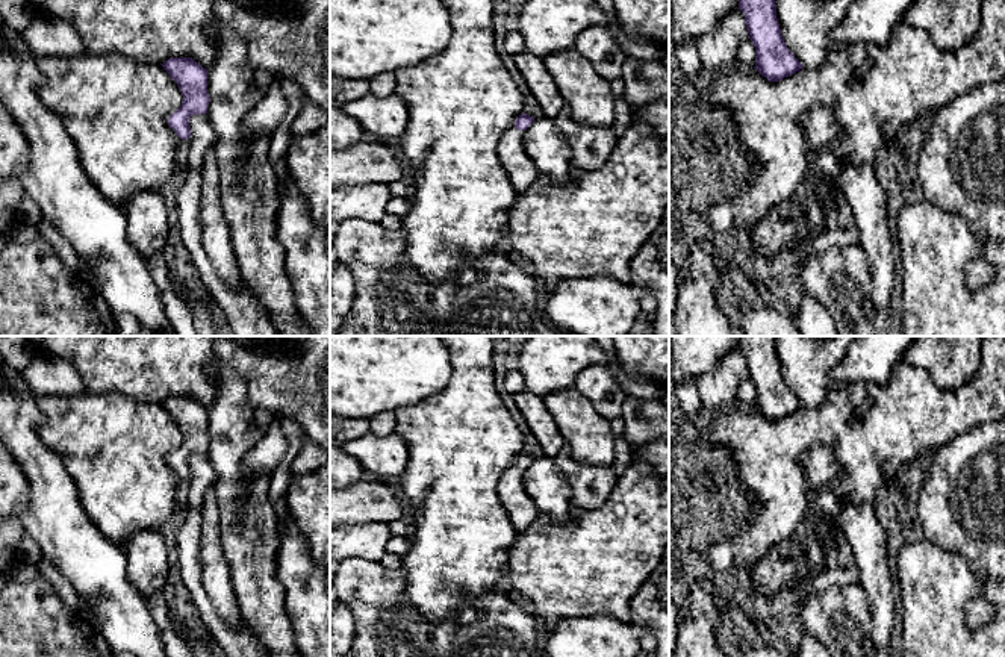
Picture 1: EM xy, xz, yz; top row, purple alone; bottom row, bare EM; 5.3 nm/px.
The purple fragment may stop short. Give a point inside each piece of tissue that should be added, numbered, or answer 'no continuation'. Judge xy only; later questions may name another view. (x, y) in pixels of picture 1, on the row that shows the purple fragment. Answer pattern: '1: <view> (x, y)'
1: xy (182, 146)

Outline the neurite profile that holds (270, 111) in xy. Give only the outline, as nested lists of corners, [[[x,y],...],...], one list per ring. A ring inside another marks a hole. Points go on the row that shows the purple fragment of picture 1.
[[[275,80],[256,107],[247,115],[244,127],[250,133],[272,135],[288,111],[288,95]]]

